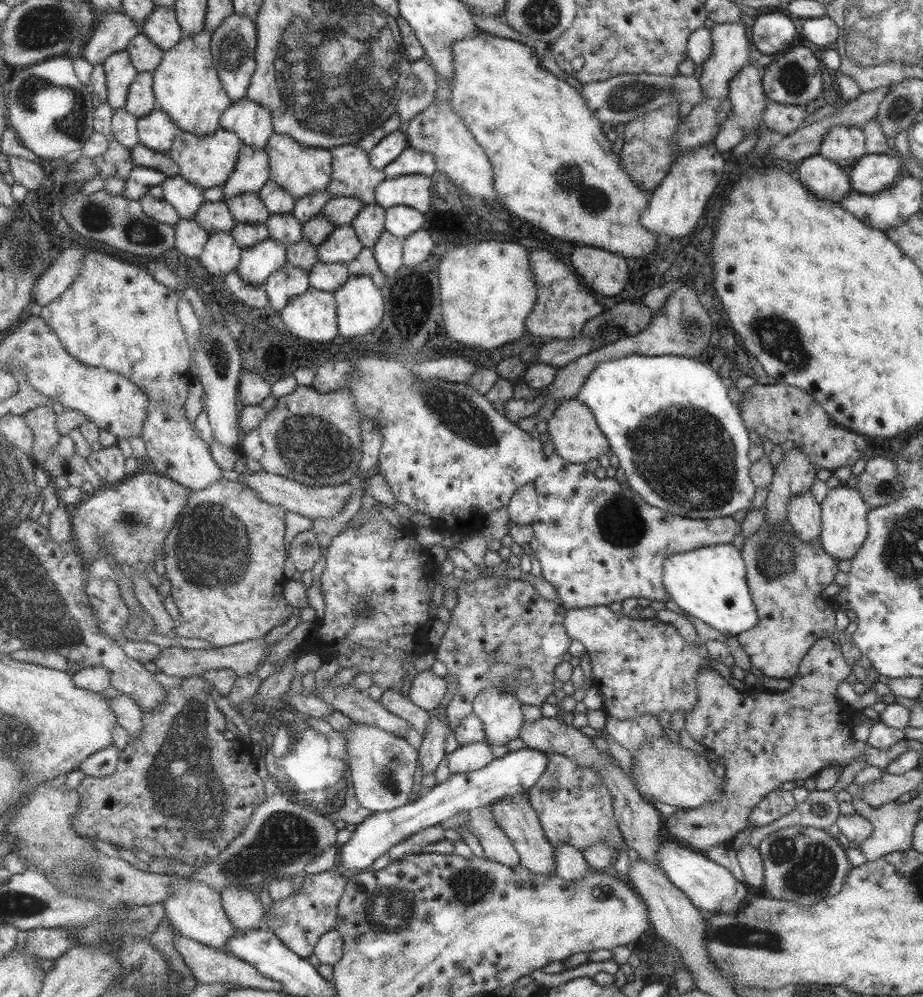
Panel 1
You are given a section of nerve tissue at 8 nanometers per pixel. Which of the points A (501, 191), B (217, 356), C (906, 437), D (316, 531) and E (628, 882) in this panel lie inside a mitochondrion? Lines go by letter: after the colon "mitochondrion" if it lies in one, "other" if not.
A: other
B: mitochondrion
C: other
D: other
E: other

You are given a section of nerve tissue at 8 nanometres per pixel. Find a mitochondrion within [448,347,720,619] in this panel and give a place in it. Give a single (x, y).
(620, 520)

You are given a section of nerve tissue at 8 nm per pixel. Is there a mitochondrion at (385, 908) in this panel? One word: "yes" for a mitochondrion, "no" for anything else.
yes

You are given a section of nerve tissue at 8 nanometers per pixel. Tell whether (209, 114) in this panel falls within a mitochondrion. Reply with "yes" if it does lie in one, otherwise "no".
no

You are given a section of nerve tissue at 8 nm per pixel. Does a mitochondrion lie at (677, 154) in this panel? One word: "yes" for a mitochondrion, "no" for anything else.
no

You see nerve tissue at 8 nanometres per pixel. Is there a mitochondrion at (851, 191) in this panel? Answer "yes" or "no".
no

